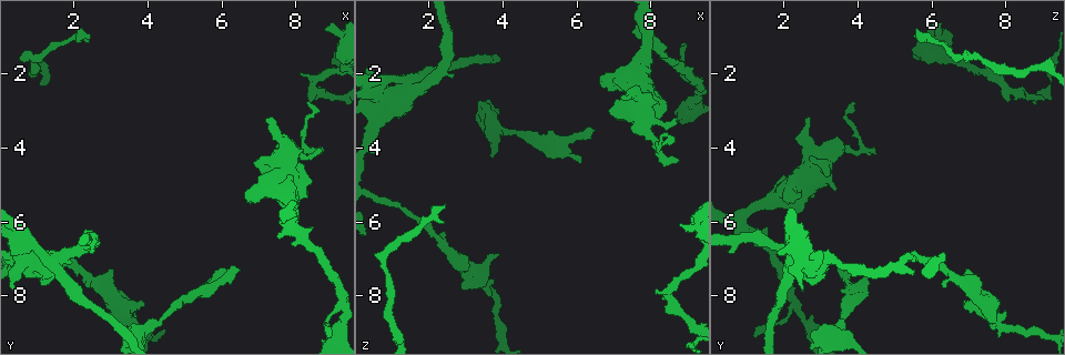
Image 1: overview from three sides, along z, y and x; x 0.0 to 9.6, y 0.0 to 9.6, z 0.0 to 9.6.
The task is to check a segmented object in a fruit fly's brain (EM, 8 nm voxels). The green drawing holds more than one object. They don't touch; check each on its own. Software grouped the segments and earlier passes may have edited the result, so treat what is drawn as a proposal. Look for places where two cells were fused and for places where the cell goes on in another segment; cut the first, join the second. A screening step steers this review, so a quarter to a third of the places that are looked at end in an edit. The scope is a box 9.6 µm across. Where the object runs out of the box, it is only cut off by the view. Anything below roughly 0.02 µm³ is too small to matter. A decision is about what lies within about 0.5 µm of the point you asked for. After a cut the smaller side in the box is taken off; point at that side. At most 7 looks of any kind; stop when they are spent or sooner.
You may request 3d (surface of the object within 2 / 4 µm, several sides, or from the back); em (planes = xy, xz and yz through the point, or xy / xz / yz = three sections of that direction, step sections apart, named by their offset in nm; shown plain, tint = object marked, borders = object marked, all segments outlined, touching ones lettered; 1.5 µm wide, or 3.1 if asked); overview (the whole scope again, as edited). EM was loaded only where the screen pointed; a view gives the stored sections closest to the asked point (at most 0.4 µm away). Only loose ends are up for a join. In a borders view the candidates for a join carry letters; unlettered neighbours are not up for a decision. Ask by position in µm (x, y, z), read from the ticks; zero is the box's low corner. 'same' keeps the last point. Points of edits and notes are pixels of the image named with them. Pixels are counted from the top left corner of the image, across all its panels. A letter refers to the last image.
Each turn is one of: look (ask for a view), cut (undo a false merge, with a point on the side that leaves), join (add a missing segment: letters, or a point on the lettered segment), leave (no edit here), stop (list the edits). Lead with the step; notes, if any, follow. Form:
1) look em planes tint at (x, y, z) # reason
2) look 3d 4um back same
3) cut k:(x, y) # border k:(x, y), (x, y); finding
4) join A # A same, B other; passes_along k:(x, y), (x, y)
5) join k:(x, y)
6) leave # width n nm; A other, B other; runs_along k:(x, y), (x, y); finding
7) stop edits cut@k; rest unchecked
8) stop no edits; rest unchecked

look 3d 4um at (7.00, 4.80, 3.10) # branch stops here

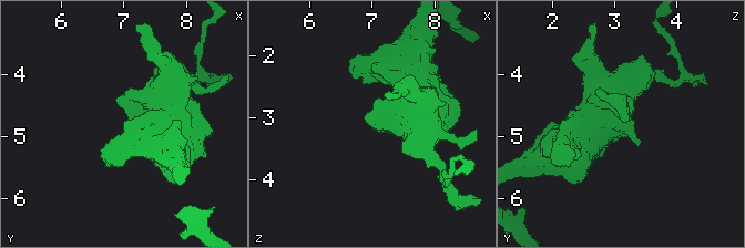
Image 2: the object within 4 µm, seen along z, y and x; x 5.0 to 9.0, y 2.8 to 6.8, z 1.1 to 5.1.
look em planes borders at (7.05, 4.80, 3.15) # shape alone is not enough

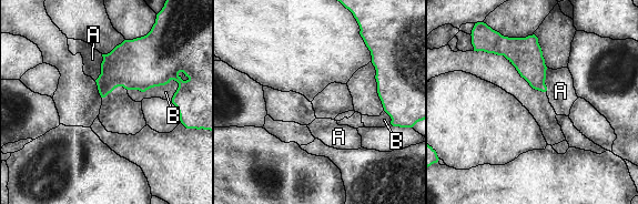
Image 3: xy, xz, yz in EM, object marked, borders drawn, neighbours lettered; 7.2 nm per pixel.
leave # A other, B other; border 3:(102, 54), (101, 73), (94, 80); no lettered segment goes on from it

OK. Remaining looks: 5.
look em xy step 4 borders at (6.15, 7.30, 4.45) # free end

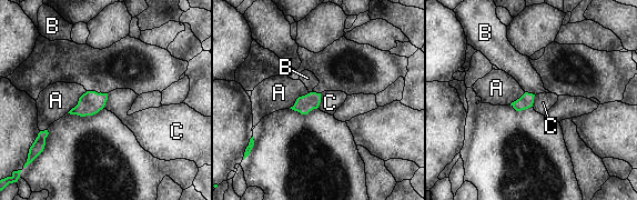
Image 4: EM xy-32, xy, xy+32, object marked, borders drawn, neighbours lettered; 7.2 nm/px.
look em planes borders same

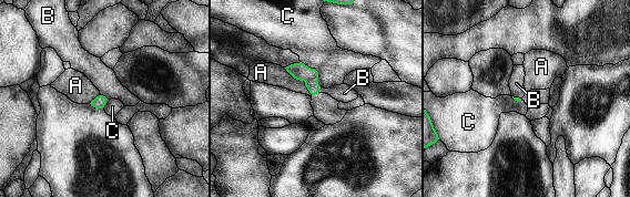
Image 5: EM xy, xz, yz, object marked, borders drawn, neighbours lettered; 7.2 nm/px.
leave # A other, B other, C other; none of them fits

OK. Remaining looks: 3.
look 3d 4um at (2.40, 1.00, 5.60) # long arm stops here

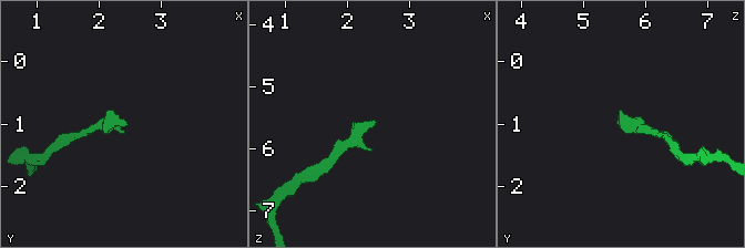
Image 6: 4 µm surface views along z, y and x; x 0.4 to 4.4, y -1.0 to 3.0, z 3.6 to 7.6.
look em yz step 8 borders at (2.45, 1.05, 5.50) # need the tissue

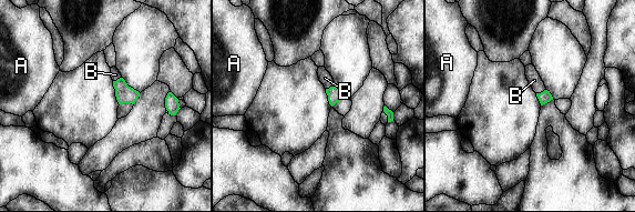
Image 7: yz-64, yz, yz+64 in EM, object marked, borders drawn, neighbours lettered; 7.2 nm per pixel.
join B # longest_contact B 80 nm; A other, B same; passes_along 7:(335, 94), (330, 87), (325, 78); the cell continues

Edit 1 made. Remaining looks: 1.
stop edits join@7; rest unchecked

